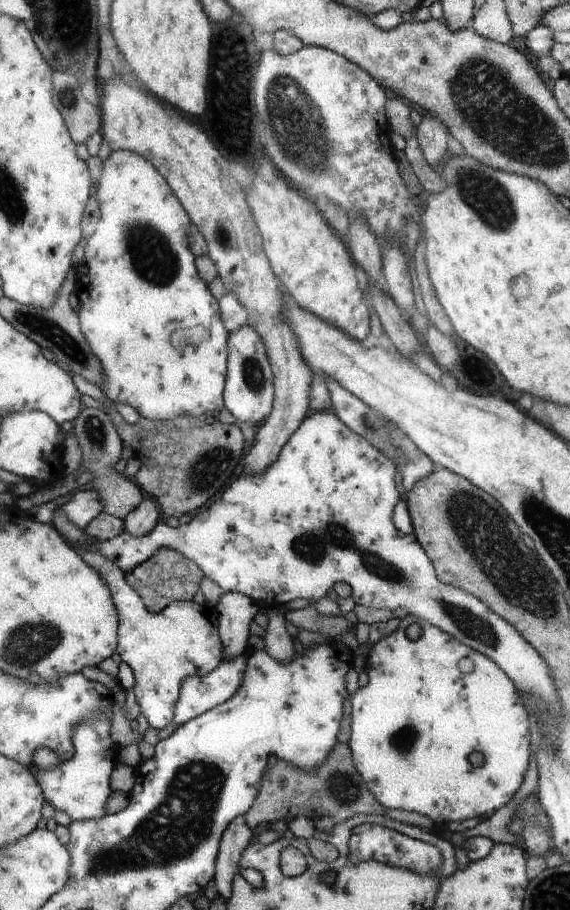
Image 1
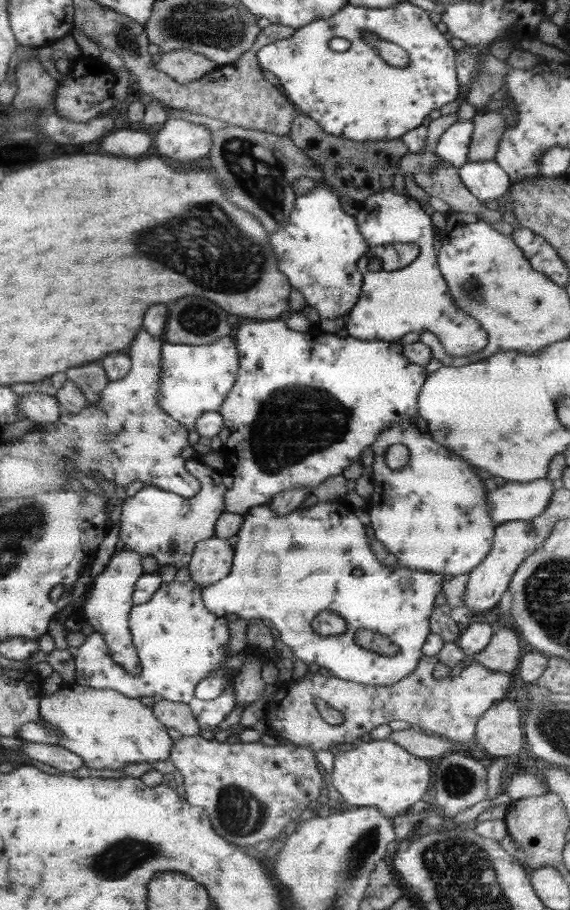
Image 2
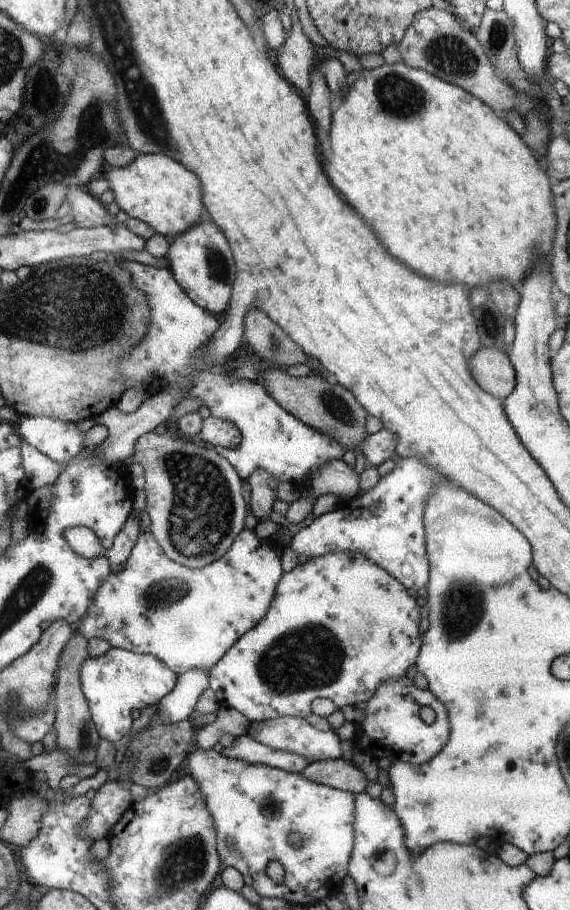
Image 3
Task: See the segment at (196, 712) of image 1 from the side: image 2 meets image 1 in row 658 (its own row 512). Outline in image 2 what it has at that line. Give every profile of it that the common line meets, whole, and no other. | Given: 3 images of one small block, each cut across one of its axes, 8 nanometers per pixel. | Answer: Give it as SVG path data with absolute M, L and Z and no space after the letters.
M279 319L244 324L244 326L240 326L240 330L236 334L232 335L236 340L239 356L237 380L217 410L222 415L223 425L230 430L230 435L222 446L222 450L226 453L226 462L229 464L229 470L233 476L232 486L227 487L224 493L224 510L226 512L245 515L252 507L269 504L270 499L279 492L294 487L313 489L330 476L342 475L346 466L350 466L352 462L360 462L362 452L376 440L381 430L391 427L400 419L418 415L418 395L429 373L426 373L426 366L412 364L409 358L403 355L403 345L376 340L364 341L350 336L339 338L335 333L326 332L321 325L315 326L307 333L295 332Z

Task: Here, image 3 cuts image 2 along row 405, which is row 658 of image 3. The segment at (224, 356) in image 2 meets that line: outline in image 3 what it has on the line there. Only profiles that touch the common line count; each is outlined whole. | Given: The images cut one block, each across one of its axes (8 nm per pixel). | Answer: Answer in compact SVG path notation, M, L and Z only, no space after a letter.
M244 528L236 538L234 538L234 544L230 546L230 550L218 560L213 562L204 568L189 569L185 566L176 564L173 560L168 560L166 554L162 552L162 548L156 544L156 538L152 536L152 532L148 529L144 533L140 533L140 536L136 540L128 556L128 560L122 564L120 572L111 572L111 574L102 582L102 586L98 588L96 596L94 596L94 602L88 612L80 618L79 633L87 639L99 638L110 642L112 647L121 648L130 652L138 654L147 654L159 658L170 670L173 670L177 675L184 674L188 670L194 670L194 668L200 668L200 670L210 670L218 660L224 656L225 652L234 646L237 640L240 640L240 636L244 636L248 630L252 630L264 616L266 612L271 610L272 598L274 598L274 592L276 592L276 586L280 582L280 578L285 573L282 571L281 551L277 551L275 543L272 543L269 538L260 539L253 530Z

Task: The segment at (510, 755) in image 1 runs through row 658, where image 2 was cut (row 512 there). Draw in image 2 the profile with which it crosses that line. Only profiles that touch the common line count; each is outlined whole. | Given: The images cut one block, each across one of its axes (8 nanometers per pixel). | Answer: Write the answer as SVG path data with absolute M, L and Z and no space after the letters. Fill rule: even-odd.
M405 418L391 427L381 430L376 440L369 446L374 451L374 490L368 499L367 511L370 514L372 528L376 538L398 559L399 566L434 574L469 574L488 556L492 548L495 524L487 503L484 480L474 472L458 454L452 454L445 446L440 446L431 434L423 433L413 419ZM392 444L403 444L409 450L409 461L397 471L392 471L385 461L385 452Z

